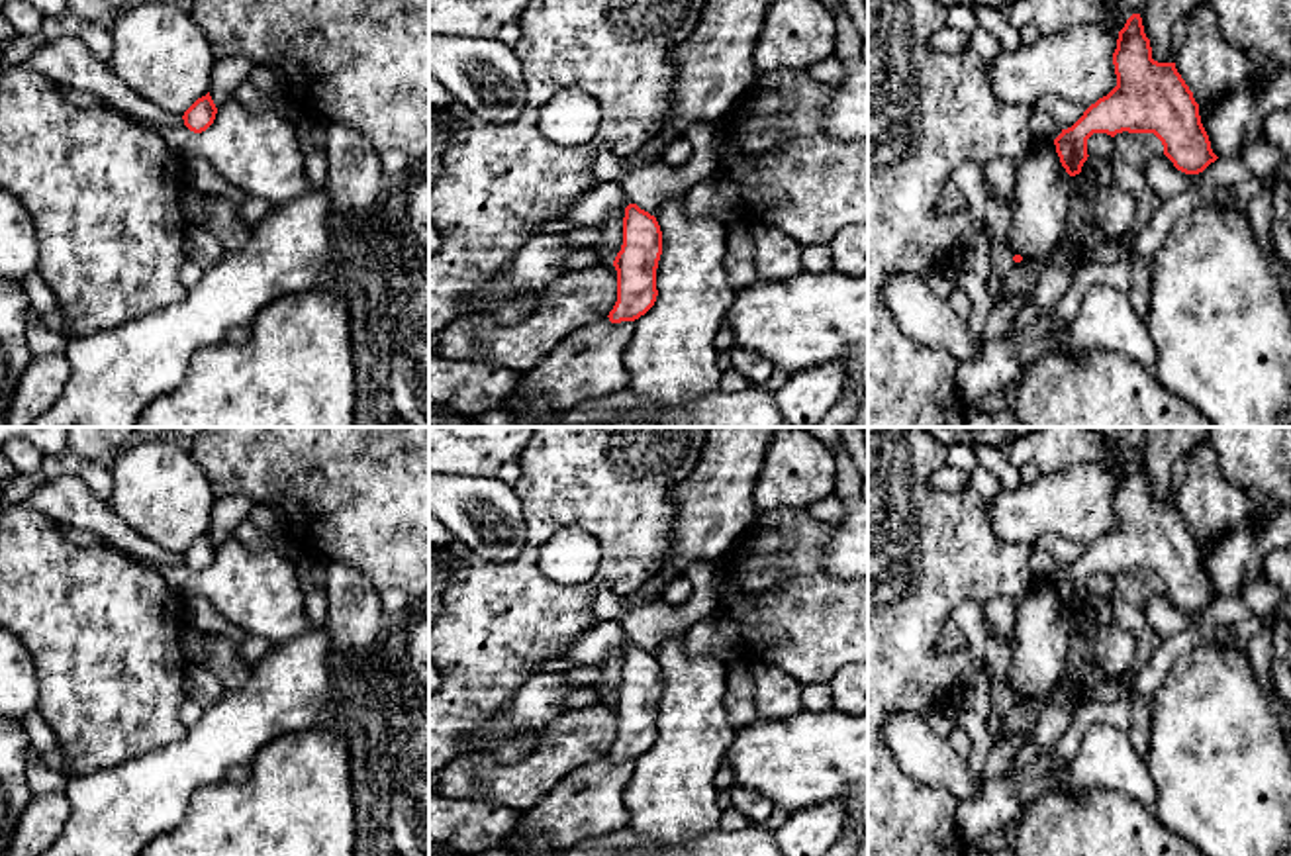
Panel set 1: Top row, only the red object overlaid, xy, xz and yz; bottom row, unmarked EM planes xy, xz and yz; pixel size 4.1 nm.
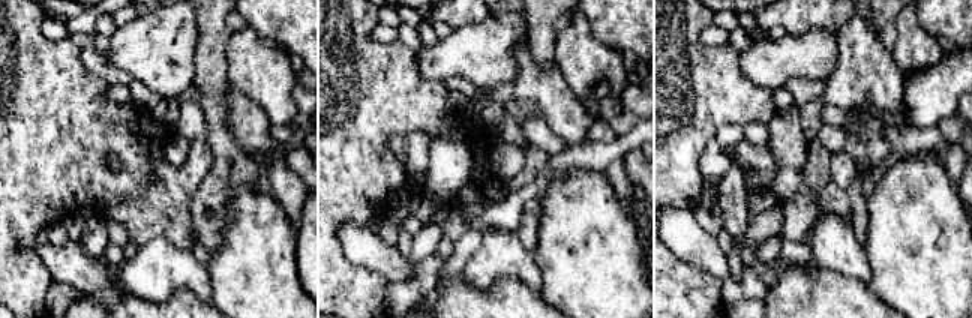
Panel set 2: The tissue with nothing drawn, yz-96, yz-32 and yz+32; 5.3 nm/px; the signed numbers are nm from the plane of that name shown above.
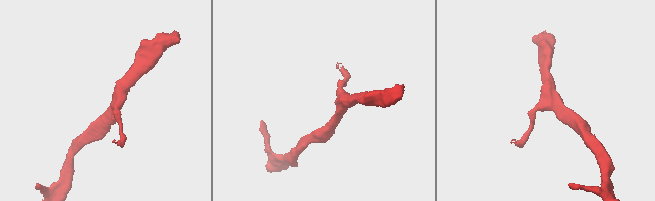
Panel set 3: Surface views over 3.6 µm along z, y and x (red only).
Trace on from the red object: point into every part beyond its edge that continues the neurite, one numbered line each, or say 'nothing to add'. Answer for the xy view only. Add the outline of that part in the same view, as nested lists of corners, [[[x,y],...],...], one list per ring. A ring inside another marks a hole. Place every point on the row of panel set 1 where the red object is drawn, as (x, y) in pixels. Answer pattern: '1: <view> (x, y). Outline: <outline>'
nothing to add

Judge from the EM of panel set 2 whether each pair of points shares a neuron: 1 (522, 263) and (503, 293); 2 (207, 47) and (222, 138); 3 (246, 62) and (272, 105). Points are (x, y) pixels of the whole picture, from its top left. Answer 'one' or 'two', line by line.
1: two
2: one
3: one

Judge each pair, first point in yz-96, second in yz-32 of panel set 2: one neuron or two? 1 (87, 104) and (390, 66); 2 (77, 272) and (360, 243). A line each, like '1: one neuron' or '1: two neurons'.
1: one neuron
2: one neuron

